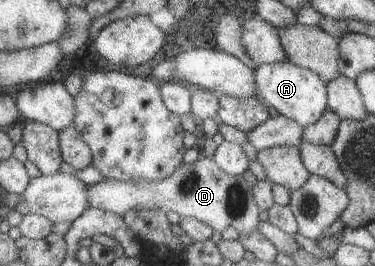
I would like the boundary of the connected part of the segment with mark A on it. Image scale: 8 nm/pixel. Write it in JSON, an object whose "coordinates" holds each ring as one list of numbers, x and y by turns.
{"coordinates":[[289,60,262,64,256,69,256,80,260,97,271,104,279,114,299,122,301,126,317,124,329,109,328,83,311,68,297,66]]}

